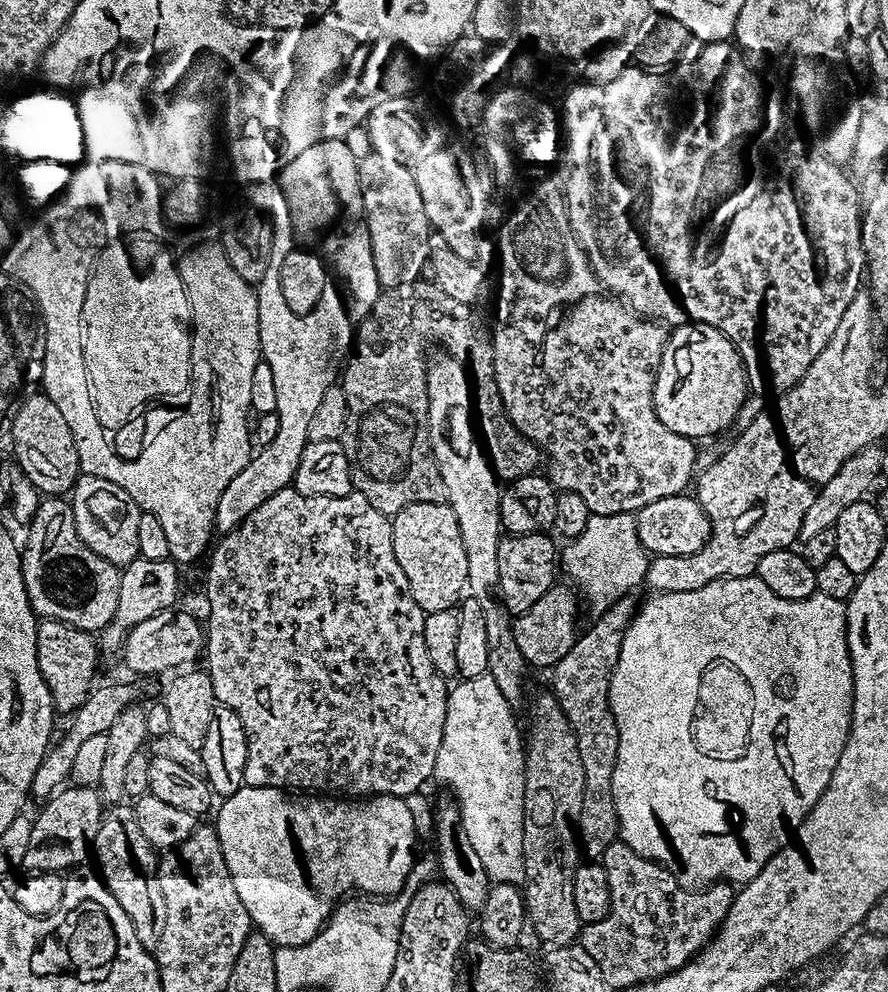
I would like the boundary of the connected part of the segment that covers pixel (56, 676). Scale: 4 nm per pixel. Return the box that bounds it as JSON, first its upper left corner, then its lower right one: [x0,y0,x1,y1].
[36,619,98,714]

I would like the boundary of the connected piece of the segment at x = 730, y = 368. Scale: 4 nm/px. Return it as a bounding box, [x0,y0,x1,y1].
[652,322,749,438]

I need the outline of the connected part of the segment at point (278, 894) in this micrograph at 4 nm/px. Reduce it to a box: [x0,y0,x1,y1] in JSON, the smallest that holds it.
[214,787,417,947]

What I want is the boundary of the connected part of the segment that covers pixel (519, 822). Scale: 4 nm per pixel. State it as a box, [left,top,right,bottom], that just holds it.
[435,674,524,885]

